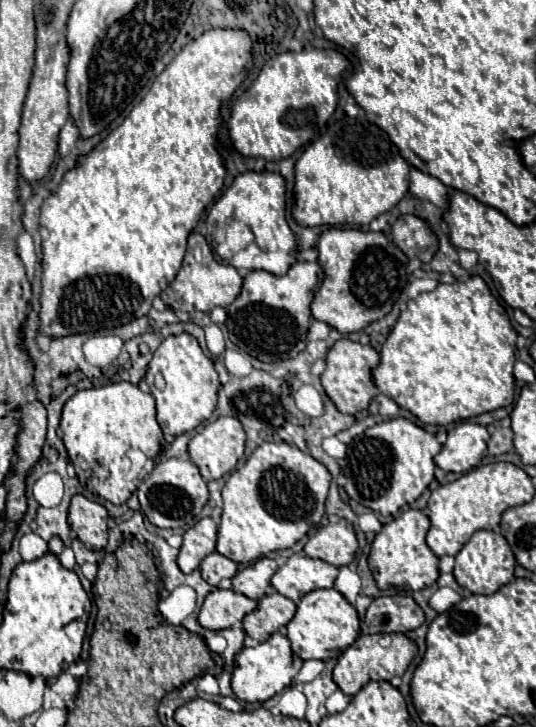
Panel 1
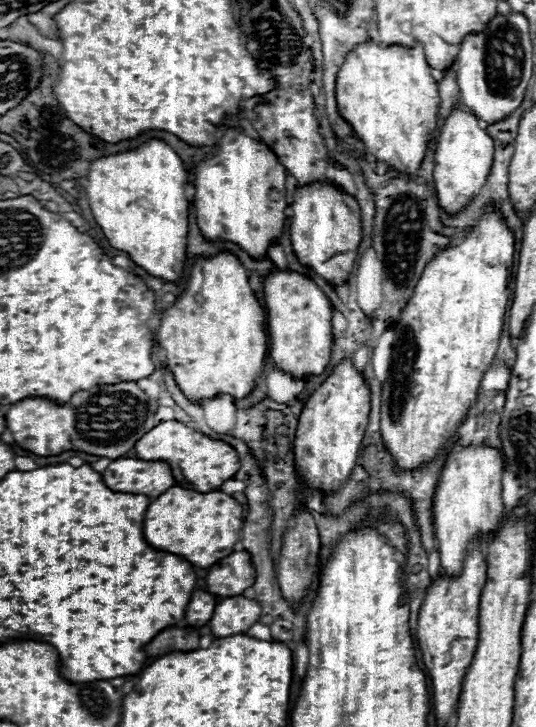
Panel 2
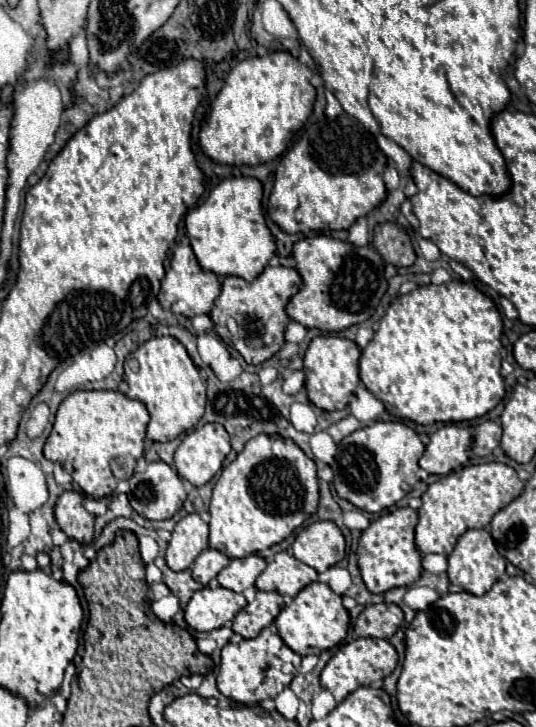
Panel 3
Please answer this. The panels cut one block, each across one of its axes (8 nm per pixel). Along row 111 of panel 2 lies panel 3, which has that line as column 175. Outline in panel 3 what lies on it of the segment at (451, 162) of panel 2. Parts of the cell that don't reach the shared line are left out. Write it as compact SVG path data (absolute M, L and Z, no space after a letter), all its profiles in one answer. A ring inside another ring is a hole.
M204 424L204 426L200 426L200 428L196 428L184 436L184 440L180 442L180 446L174 454L174 464L176 464L178 474L184 480L188 480L194 486L204 486L208 480L212 480L222 470L222 462L226 460L230 450L232 450L230 436L224 430L224 426Z

